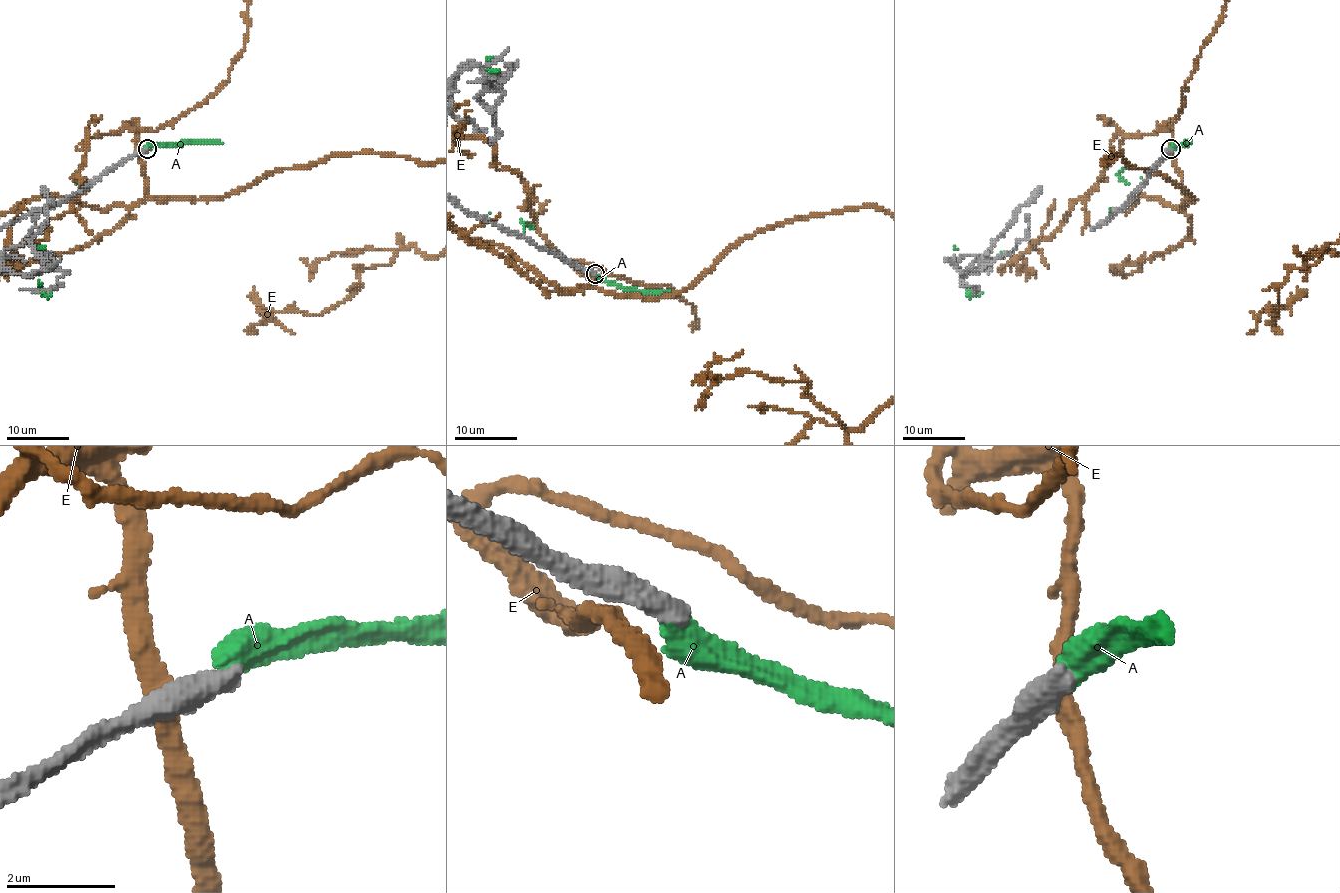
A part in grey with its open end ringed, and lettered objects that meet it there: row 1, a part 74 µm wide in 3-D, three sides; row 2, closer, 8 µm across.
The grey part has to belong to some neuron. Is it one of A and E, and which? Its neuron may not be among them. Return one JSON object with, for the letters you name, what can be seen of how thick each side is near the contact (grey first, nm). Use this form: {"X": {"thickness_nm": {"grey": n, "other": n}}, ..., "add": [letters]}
{"add": []}

